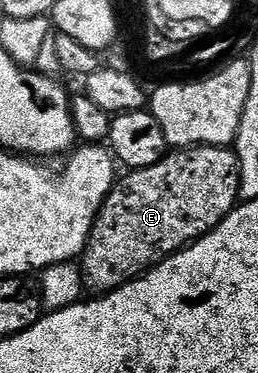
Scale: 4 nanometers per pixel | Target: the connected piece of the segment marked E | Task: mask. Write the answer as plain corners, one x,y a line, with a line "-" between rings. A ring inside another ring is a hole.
195,145
189,149
167,152
165,157
147,169
136,169
115,184
106,196
102,210
90,232
90,239
80,254
82,283
91,294
105,295
116,291
150,272
155,265
173,257
180,249
205,237
239,204
240,167
233,148
225,145

